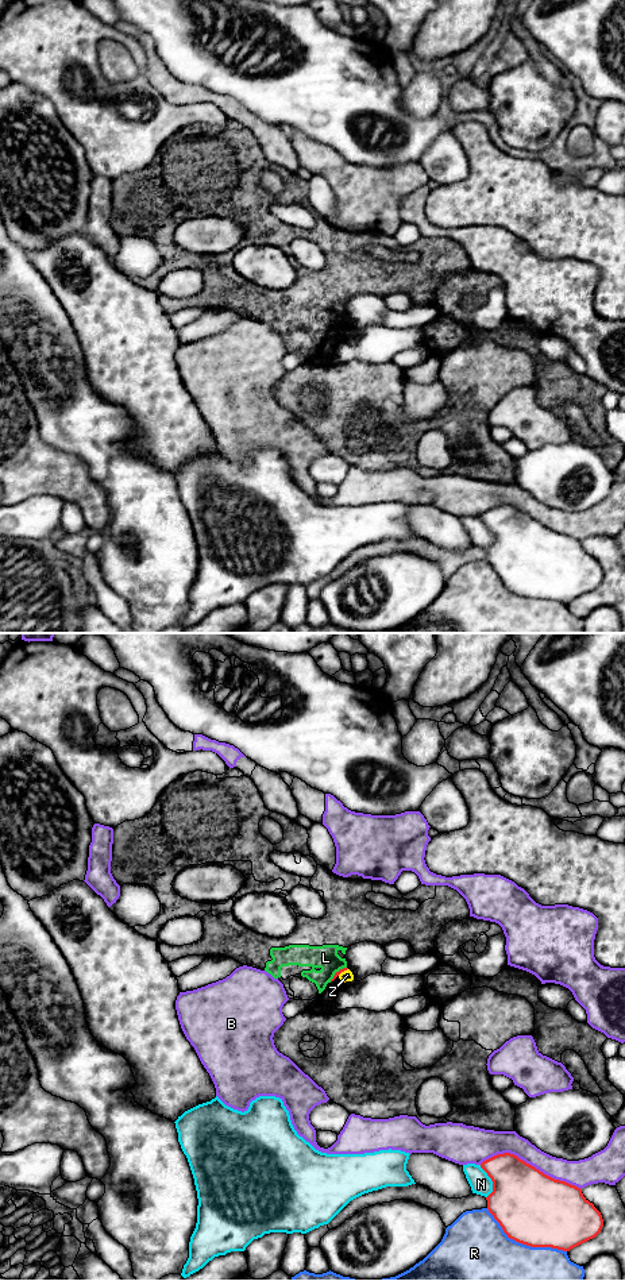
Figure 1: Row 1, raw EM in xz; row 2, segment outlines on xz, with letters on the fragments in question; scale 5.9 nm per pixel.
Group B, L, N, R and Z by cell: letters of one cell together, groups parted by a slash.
B / L Z / N / R

